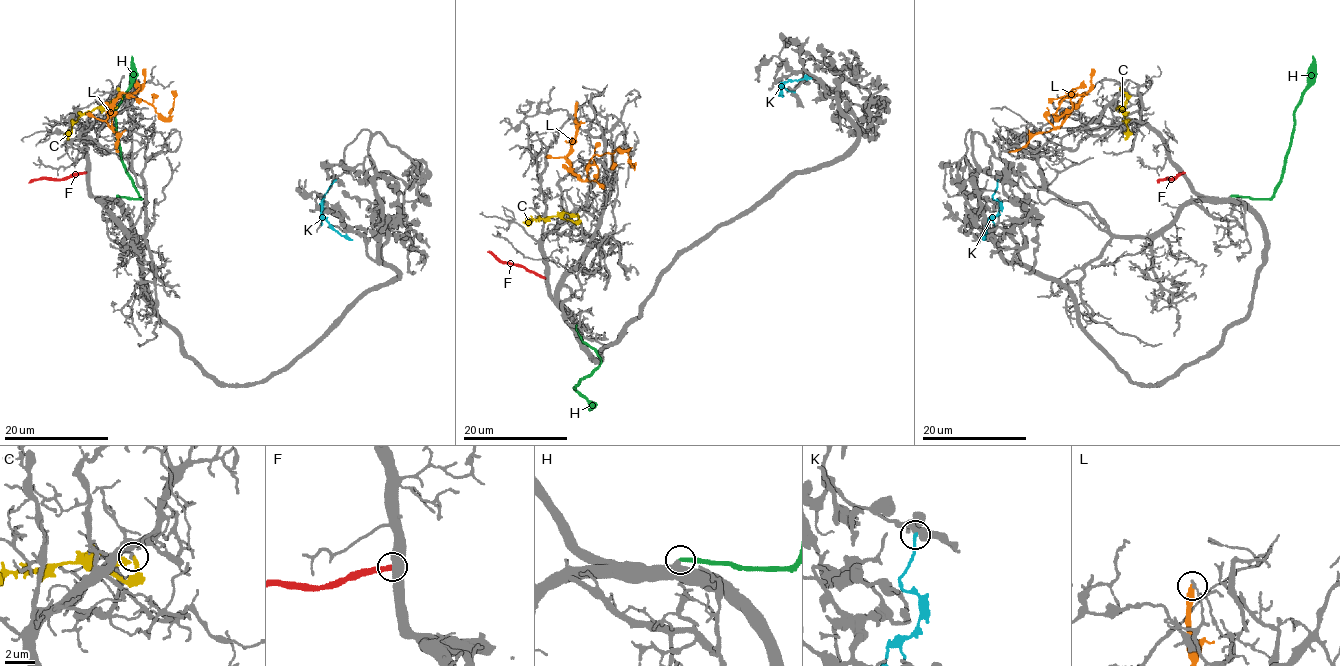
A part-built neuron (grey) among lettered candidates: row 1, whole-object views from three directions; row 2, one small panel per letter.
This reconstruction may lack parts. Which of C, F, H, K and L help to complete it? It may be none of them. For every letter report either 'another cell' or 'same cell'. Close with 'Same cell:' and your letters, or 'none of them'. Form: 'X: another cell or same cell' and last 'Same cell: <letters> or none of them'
C: another cell
F: another cell
H: same cell
K: another cell
L: another cell
Same cell: H

